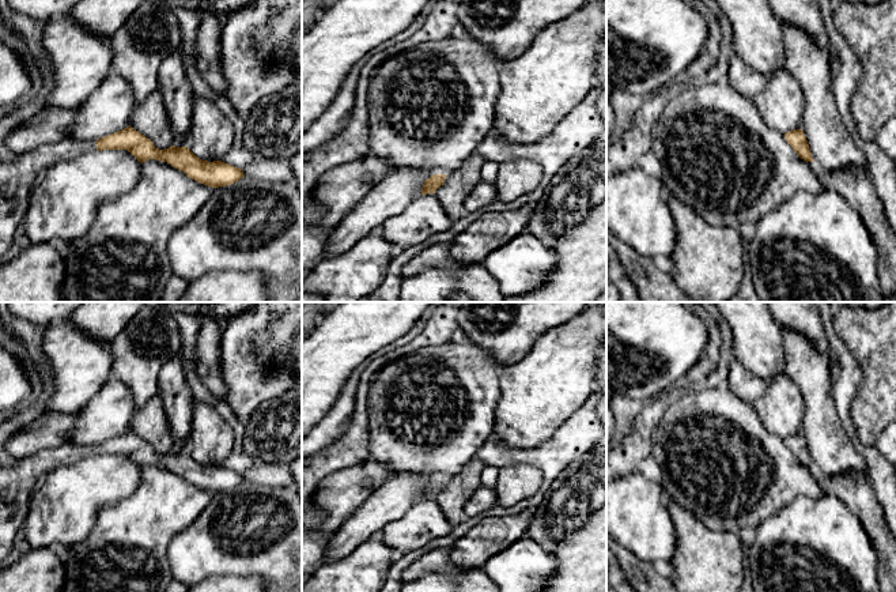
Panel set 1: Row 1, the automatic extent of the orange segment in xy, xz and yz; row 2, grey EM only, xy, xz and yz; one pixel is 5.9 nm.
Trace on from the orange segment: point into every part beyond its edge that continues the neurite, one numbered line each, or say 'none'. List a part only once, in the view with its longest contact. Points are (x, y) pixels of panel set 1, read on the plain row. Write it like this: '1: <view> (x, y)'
1: xy (16, 483)

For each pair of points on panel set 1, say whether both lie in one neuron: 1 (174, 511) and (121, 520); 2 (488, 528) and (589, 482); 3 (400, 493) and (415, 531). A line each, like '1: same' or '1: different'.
1: same
2: different
3: different

